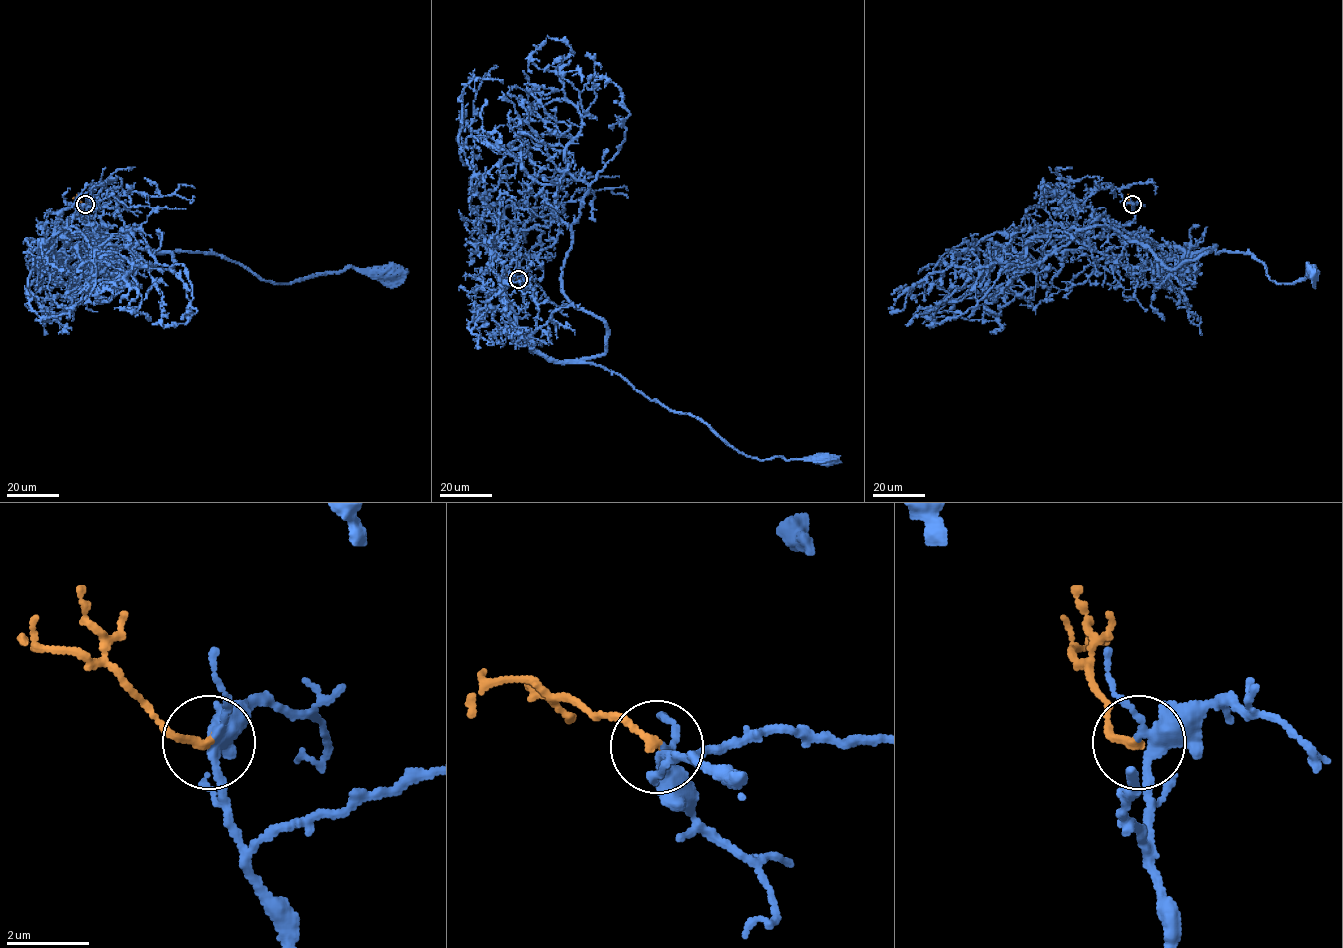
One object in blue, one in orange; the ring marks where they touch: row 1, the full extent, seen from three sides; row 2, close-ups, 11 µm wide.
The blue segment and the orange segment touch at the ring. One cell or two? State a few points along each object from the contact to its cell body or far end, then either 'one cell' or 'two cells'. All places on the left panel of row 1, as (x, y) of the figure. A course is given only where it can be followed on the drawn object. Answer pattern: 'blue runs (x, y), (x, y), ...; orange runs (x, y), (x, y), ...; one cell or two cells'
blue runs (85, 204), (90, 224), (69, 243), (90, 252), (142, 247), (216, 254), (275, 283), (352, 267), (391, 273); orange runs (85, 204), (73, 198); one cell

